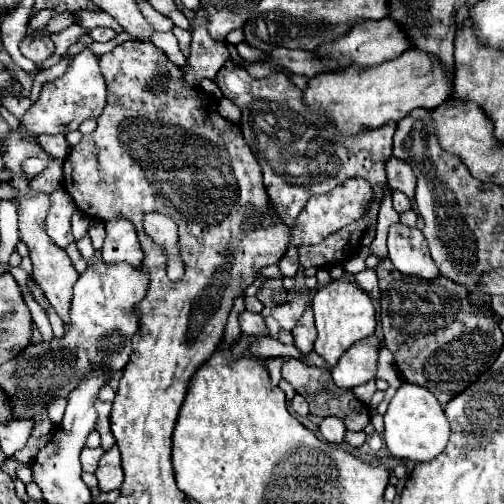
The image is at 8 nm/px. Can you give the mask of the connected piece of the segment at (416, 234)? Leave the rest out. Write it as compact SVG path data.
M401 222L391 226L387 248L389 248L389 260L395 264L395 268L401 274L409 274L425 280L439 278L439 270L433 258L429 256L427 240L421 230L407 228Z

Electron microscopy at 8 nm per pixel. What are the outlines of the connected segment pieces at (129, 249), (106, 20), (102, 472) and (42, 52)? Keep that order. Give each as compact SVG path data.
M115 218L105 222L107 238L101 248L103 260L107 264L115 262L129 262L133 266L141 266L143 250L137 240L137 232L127 218Z
M81 12L75 16L75 22L83 28L89 28L89 30L95 26L103 26L103 28L115 28L117 34L123 32L121 24L113 16L109 16L107 12Z
M113 446L111 450L107 450L101 456L95 476L99 480L101 492L111 492L111 490L121 488L121 484L123 484L123 468L121 468L121 454L119 454L117 446Z
M31 32L31 34L27 34L27 36L21 40L19 48L21 48L21 54L23 54L25 58L33 60L35 64L41 64L43 60L47 60L47 58L53 54L53 42L51 42L51 38L49 38L47 34L39 36L39 34Z

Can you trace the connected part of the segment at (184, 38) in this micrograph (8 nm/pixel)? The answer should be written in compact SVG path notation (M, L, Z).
M173 28L171 30L173 34L175 34L175 38L177 38L177 42L179 42L179 48L181 48L181 52L185 54L185 56L189 56L189 42L191 42L191 32L189 30L181 30L181 28Z

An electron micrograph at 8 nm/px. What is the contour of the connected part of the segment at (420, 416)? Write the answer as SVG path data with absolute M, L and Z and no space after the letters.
M403 382L385 412L383 442L395 458L427 462L443 452L449 438L449 422L437 398L423 386Z

